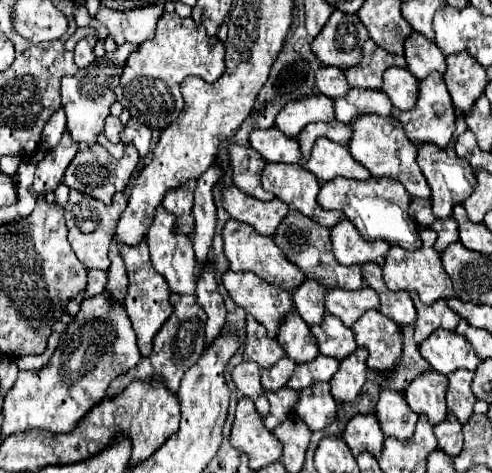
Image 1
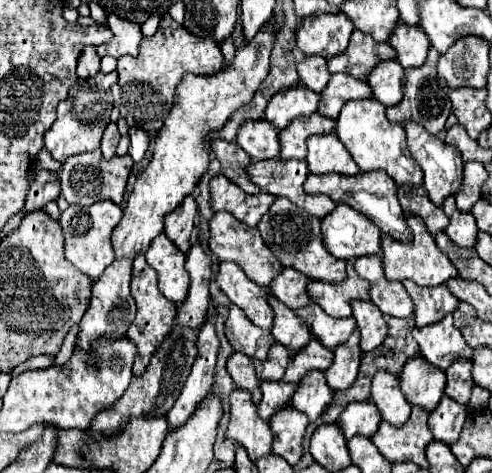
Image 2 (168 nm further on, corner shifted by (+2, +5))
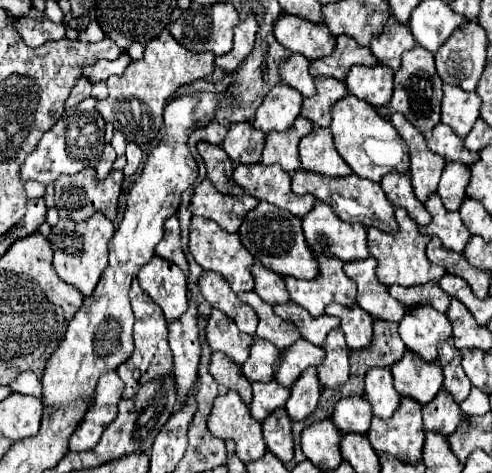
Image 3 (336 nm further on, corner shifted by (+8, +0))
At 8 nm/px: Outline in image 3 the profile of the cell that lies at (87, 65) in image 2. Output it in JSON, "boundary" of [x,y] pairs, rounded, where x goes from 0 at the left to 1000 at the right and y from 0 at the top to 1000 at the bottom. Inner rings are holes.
{"boundary":[[[163,163],[163,167],[154,171],[154,184],[146,188],[146,201],[134,209],[130,230],[138,235],[138,230],[146,230],[150,222],[159,222],[163,214],[179,209],[179,205],[183,205],[183,192],[187,192],[187,180],[183,180],[183,175],[179,175],[171,163]]]}

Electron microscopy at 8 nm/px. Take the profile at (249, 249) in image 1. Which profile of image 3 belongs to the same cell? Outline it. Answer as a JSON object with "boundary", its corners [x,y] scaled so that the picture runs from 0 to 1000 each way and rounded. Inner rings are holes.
{"boundary":[[[390,459],[390,467],[386,467],[386,514],[382,514],[382,526],[386,526],[390,543],[394,543],[394,552],[411,569],[447,577],[467,598],[467,611],[476,619],[512,615],[516,598],[512,598],[512,577],[504,573],[504,564],[516,556],[516,548],[512,548],[512,539],[504,539],[504,531],[496,531],[496,518],[488,514],[484,497],[459,493],[439,471],[431,471],[431,467],[415,463],[415,459]]]}

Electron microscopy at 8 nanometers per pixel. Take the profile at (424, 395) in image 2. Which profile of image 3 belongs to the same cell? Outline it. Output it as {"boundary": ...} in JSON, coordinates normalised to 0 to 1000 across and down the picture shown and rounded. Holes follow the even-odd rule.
{"boundary":[[[825,742],[821,755],[797,772],[801,818],[817,839],[846,844],[854,856],[874,852],[898,822],[898,776],[878,763],[854,759],[841,742]]]}

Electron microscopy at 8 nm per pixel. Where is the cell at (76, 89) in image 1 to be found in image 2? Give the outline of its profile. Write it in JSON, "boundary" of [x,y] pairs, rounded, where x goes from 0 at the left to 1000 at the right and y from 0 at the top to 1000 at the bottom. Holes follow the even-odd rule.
{"boundary":[[[203,152],[191,165],[175,165],[175,169],[159,165],[150,173],[150,182],[138,195],[138,207],[118,220],[118,249],[110,266],[89,283],[93,313],[114,338],[130,342],[138,330],[183,321],[203,309],[207,275],[215,271],[215,258],[224,258],[224,237],[228,237],[228,203],[220,203],[220,195],[224,182],[236,173],[240,173],[236,152],[224,156]]]}

